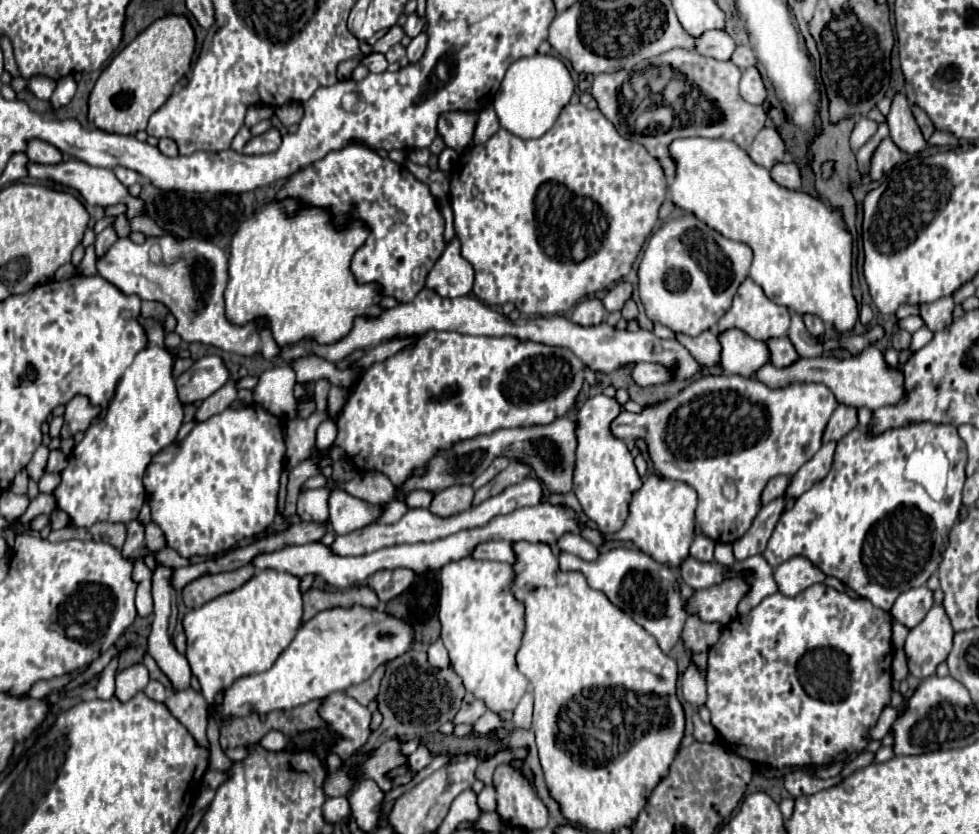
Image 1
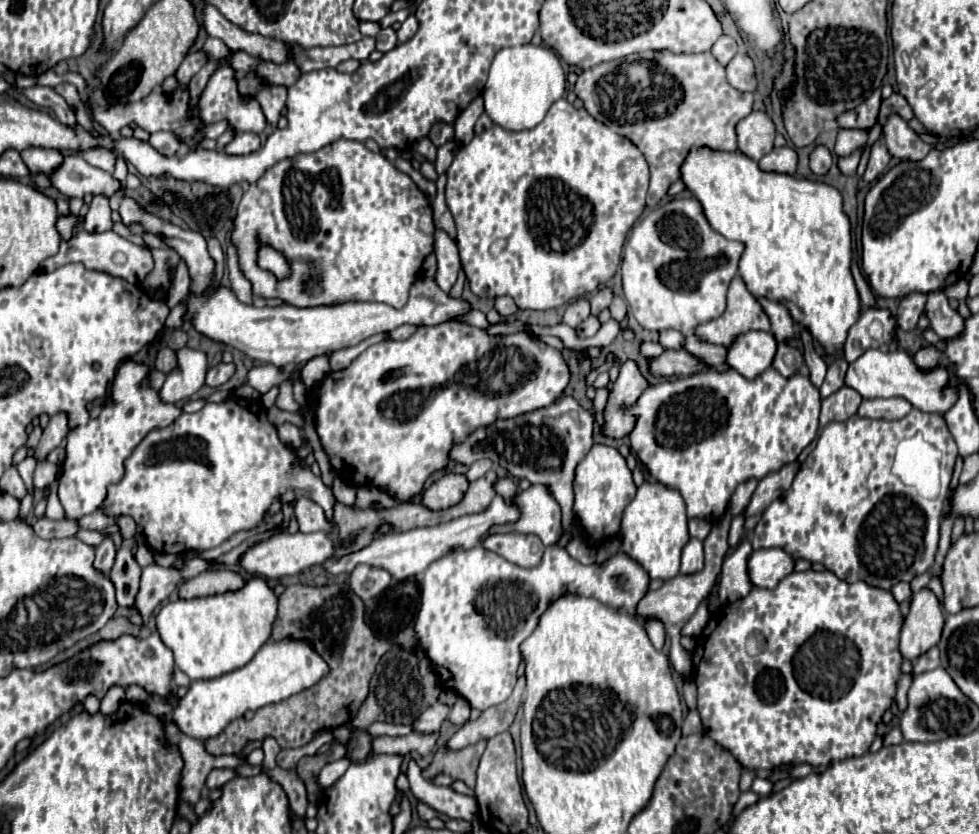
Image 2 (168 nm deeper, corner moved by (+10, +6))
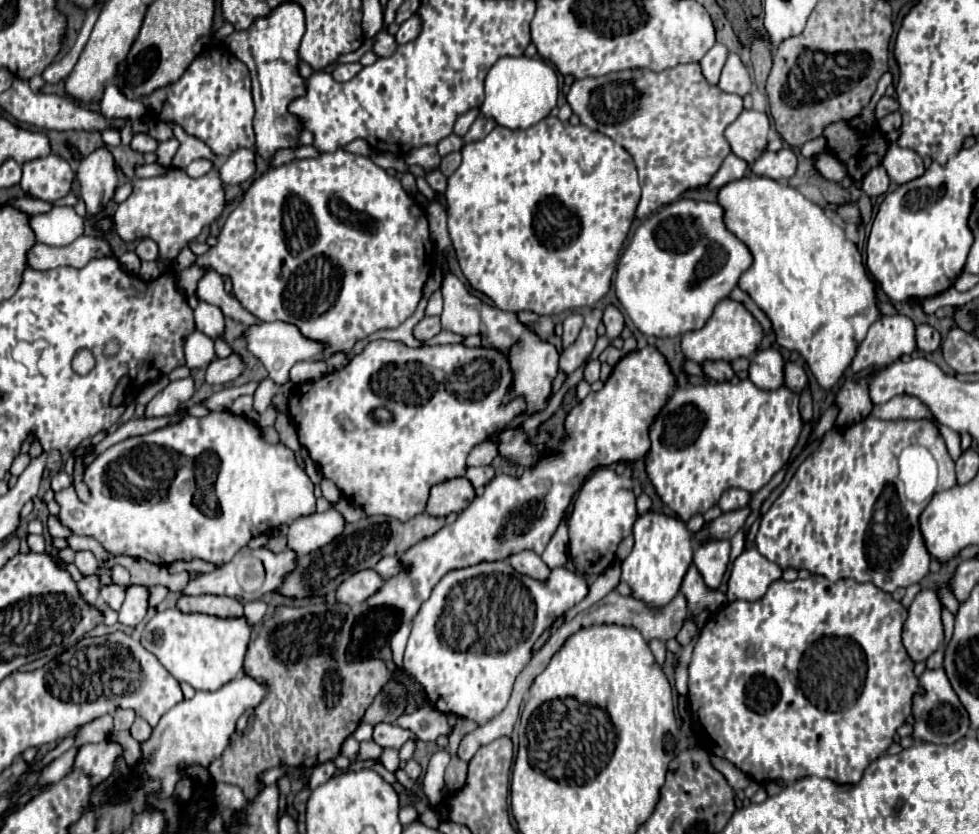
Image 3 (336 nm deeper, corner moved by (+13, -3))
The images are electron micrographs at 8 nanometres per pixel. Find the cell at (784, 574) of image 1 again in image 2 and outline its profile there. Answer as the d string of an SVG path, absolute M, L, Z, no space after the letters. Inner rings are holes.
M760 548L748 558L748 578L758 588L774 588L792 570L794 560L782 548Z

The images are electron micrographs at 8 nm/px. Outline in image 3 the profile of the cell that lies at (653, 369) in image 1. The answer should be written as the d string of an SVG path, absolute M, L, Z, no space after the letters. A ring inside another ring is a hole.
M705 361L701 365L703 373L713 381L729 381L733 379L733 369L727 361Z

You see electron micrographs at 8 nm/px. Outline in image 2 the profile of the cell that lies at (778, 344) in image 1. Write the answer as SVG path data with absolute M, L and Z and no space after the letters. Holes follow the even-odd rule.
M778 344L778 352L776 352L776 358L774 358L772 366L786 378L794 376L804 366L802 352L798 348L788 346L788 344Z

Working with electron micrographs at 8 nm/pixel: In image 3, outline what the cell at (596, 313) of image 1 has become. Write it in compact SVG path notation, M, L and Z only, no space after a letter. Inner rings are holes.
M571 313L563 321L563 347L569 347L577 339L581 327L583 327L583 315L581 313Z

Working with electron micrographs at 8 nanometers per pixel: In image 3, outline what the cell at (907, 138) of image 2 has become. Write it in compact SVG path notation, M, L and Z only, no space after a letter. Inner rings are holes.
M897 143L889 145L889 149L883 157L883 167L887 169L889 177L899 185L923 175L923 171L925 171L925 165L923 165L923 159L919 157L919 153L915 149L899 147Z

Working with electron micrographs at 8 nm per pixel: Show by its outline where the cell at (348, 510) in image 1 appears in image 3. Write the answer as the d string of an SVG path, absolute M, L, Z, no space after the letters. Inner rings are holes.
M211 411L205 417L183 417L179 423L167 425L167 427L157 429L157 431L147 433L147 435L129 437L129 439L109 447L105 453L101 453L87 467L87 485L91 485L91 495L93 495L93 501L89 505L83 505L75 497L75 489L71 489L71 487L55 493L55 501L61 505L61 523L67 525L75 535L95 537L113 555L129 555L129 557L135 557L135 559L151 561L155 565L171 565L173 561L191 561L191 559L203 559L203 561L211 561L215 565L221 565L221 563L227 563L239 549L243 549L249 543L251 537L255 537L259 533L267 533L267 531L271 531L279 523L287 523L289 525L297 517L315 513L313 483L307 477L307 473L299 467L293 451L289 447L285 447L283 443L277 443L277 445L267 443L261 437L261 431L259 431L257 425L251 425L245 417L233 415L231 411L219 411L219 413ZM167 473L173 473L173 479L169 481L169 487L167 487Z

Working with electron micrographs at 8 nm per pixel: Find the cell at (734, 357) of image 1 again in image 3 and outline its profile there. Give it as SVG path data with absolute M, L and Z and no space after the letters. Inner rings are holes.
M761 349L751 359L751 365L747 369L749 379L759 389L777 389L783 385L783 357L777 349Z

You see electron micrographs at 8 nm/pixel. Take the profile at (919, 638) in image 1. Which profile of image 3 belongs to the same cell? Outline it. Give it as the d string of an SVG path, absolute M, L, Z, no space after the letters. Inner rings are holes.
M923 589L909 607L903 645L913 661L925 661L943 643L941 603L933 589Z

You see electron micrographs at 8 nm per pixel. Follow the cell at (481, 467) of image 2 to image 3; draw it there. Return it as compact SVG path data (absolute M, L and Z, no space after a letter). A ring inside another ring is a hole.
M469 467L465 477L473 483L473 487L483 487L493 479L493 475L493 467Z

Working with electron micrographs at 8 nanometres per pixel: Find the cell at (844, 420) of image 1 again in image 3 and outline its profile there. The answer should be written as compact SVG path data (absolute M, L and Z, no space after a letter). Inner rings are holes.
M863 377L859 381L847 379L835 397L835 405L839 409L835 419L837 427L849 427L865 419L873 405L867 397L867 385L863 385Z

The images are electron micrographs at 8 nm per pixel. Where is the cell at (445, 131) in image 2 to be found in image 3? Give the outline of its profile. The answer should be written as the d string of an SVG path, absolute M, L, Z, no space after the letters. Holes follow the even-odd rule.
M431 145L419 147L419 149L411 151L411 153L405 157L405 163L407 163L407 165L421 165L421 167L427 169L427 171L439 167L439 161L441 161L441 157L437 155L437 149L431 147Z

